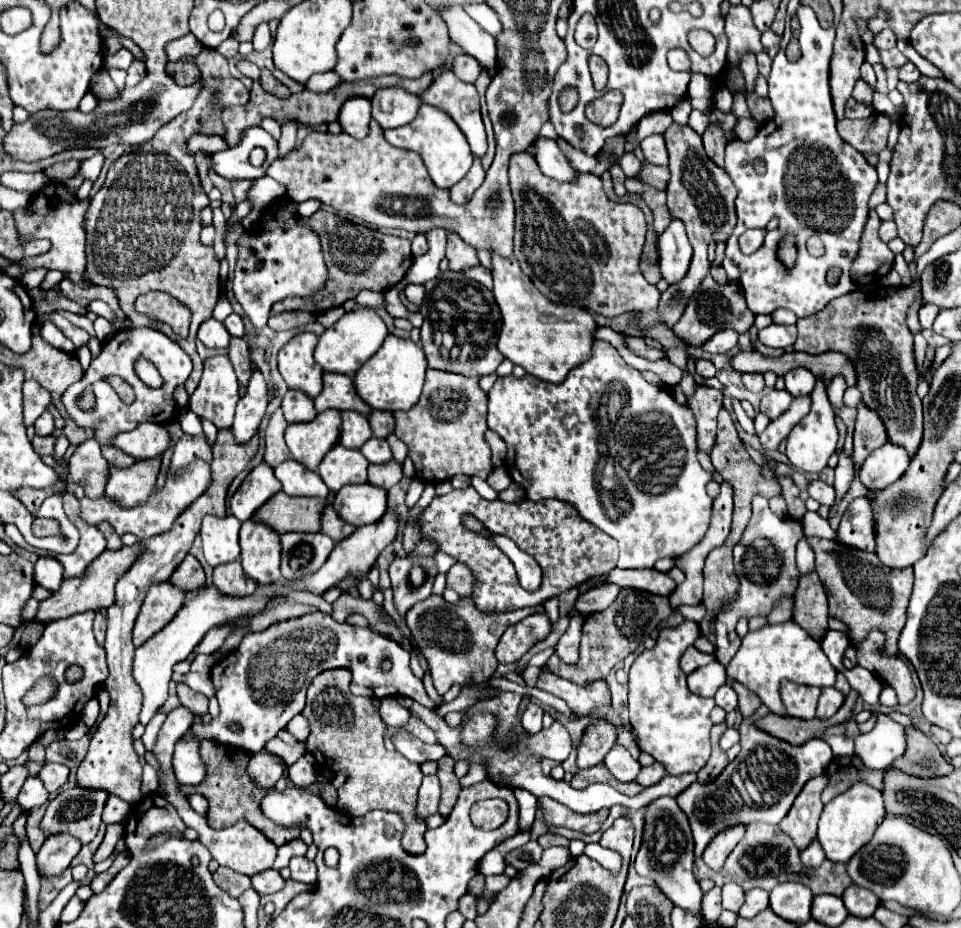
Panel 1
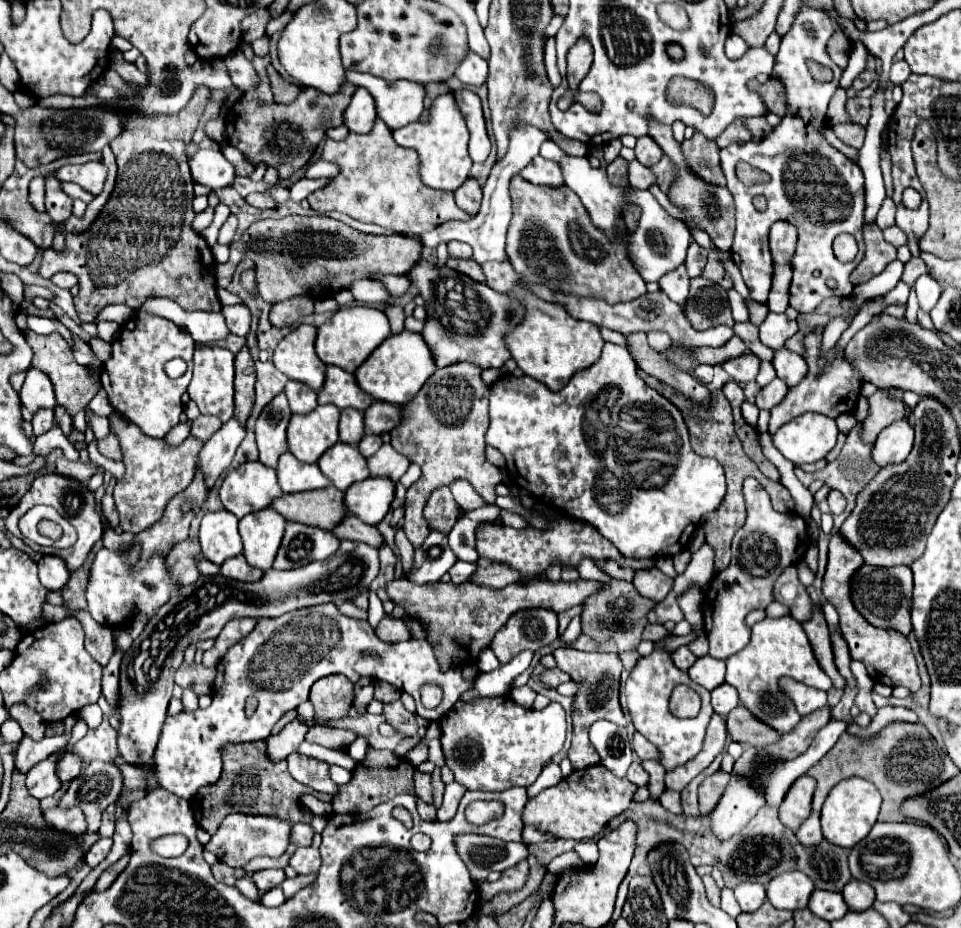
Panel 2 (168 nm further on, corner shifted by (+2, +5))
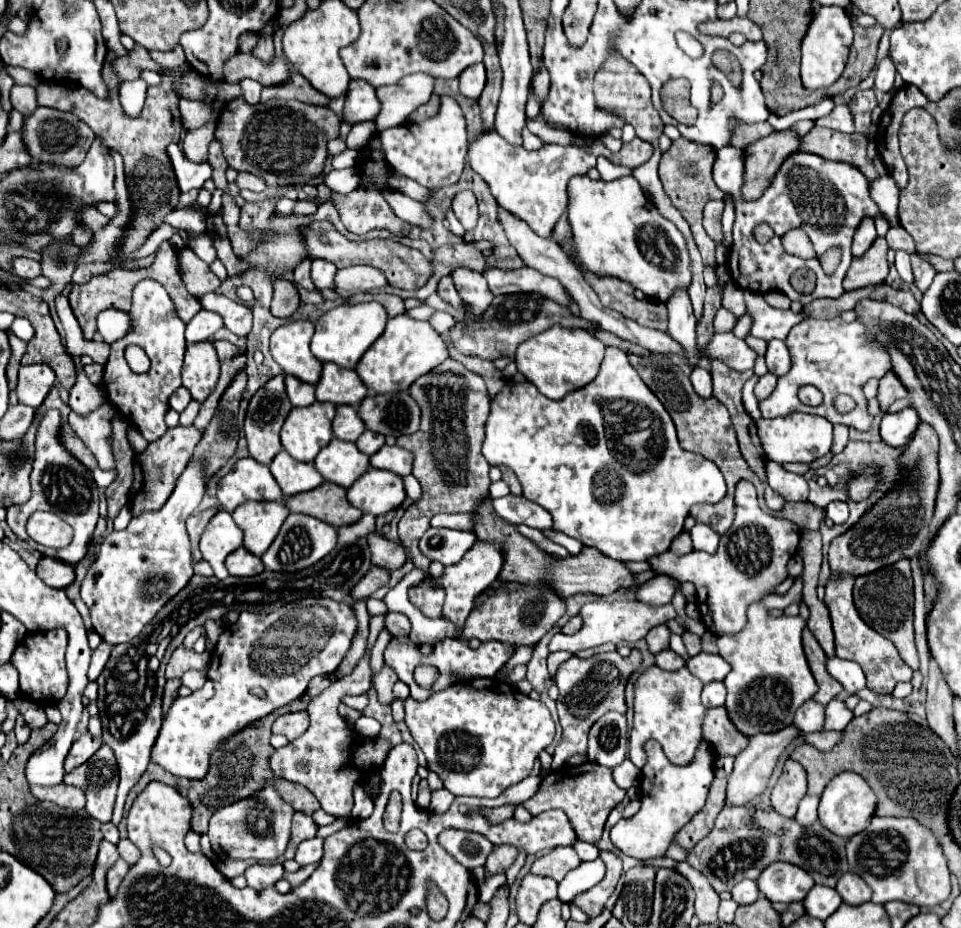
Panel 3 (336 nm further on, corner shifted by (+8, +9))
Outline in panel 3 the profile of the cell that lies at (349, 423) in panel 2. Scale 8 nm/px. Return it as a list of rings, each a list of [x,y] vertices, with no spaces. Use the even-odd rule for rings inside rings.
[[[337,406],[337,414],[333,420],[333,434],[339,440],[355,442],[365,430],[365,424],[361,422],[357,410],[353,406]]]

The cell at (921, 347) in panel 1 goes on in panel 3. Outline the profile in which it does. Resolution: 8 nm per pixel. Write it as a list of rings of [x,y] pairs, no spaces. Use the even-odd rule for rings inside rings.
[[[897,250],[897,254],[895,254],[895,268],[897,268],[899,276],[901,276],[907,284],[913,282],[912,267],[911,264],[909,264],[909,254],[907,254],[907,252]]]

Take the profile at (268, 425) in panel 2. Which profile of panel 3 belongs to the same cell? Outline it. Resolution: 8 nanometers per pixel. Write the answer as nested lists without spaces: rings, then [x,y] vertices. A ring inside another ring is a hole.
[[[283,374],[271,378],[263,388],[259,388],[255,392],[255,396],[249,402],[249,410],[247,410],[247,418],[245,418],[245,438],[249,442],[249,454],[259,462],[259,464],[271,464],[271,460],[275,458],[275,454],[279,454],[283,450],[281,442],[279,442],[279,432],[281,426],[287,418],[291,410],[291,402],[285,394],[285,384],[283,384]]]

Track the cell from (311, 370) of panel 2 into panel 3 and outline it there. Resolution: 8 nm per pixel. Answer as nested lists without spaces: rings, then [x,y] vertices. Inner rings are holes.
[[[293,320],[277,328],[271,336],[271,356],[283,368],[285,374],[315,384],[321,376],[323,364],[311,354],[309,342],[313,336],[313,324],[309,320]]]

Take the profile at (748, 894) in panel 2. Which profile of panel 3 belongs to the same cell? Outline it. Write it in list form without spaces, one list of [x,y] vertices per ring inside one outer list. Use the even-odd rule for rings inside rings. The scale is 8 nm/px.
[[[741,880],[733,890],[731,896],[737,904],[753,904],[759,898],[759,888],[755,880]]]

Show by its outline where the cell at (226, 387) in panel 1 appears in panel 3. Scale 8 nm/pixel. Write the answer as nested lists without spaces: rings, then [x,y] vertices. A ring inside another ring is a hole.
[[[211,342],[187,344],[183,364],[183,386],[191,392],[191,398],[203,402],[217,386],[221,374],[221,362]]]

